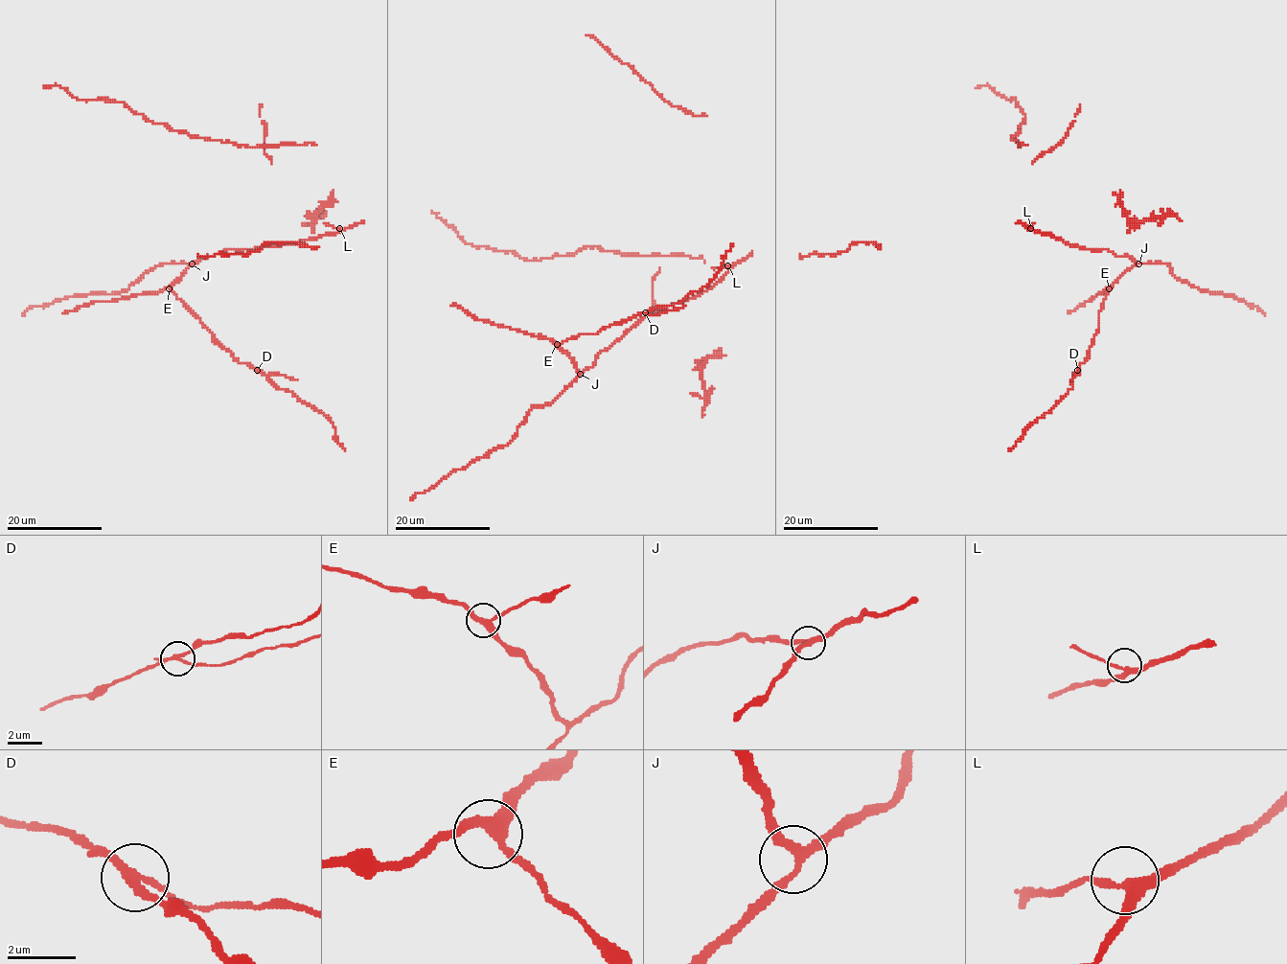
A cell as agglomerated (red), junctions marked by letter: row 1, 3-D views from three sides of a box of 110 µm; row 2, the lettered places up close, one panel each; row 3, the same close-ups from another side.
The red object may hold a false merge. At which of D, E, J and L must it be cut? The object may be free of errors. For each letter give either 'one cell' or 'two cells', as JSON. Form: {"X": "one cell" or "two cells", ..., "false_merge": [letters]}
{"D": "two cells", "E": "one cell", "J": "one cell", "L": "one cell", "false_merge": ["D"]}

